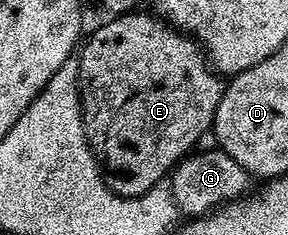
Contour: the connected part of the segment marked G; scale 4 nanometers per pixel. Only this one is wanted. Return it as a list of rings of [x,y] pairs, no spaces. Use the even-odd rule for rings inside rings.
[[[212,147],[204,153],[199,152],[195,151],[184,157],[169,174],[169,184],[180,214],[191,219],[210,214],[221,205],[239,200],[253,184],[251,174],[247,173],[245,167],[241,167],[241,163],[237,163],[237,159],[230,157],[223,149]]]

